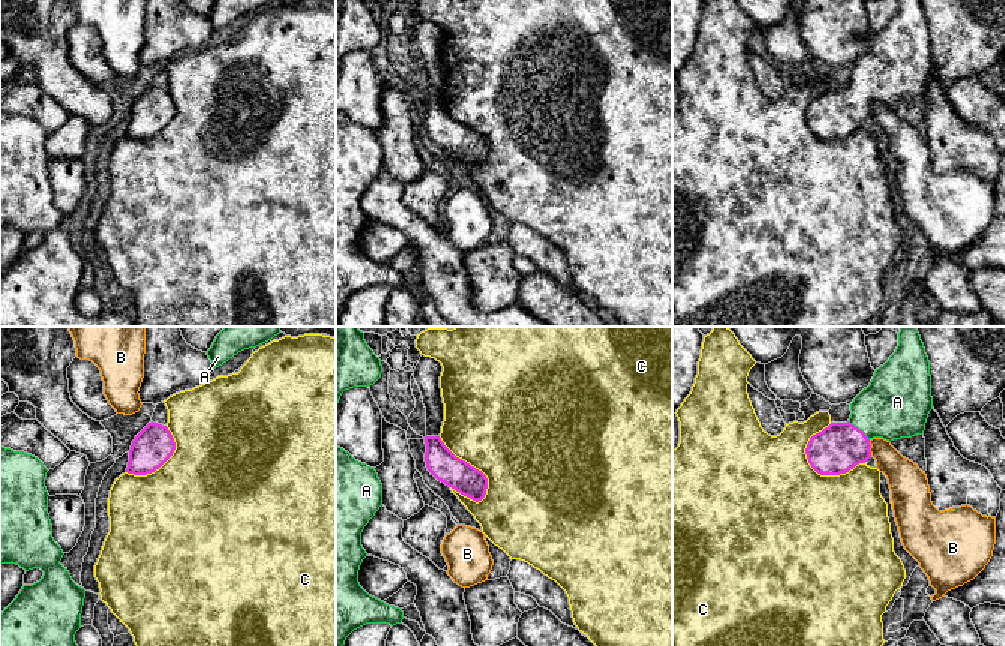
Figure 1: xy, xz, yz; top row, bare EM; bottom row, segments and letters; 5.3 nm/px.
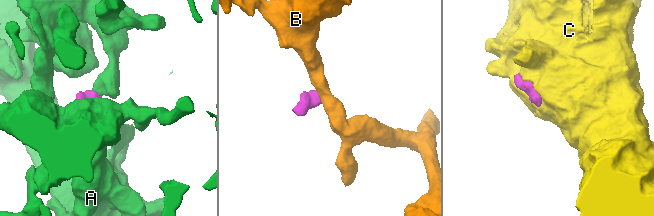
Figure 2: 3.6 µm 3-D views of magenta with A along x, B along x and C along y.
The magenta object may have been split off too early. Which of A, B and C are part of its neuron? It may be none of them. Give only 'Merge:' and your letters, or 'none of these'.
Merge: A

